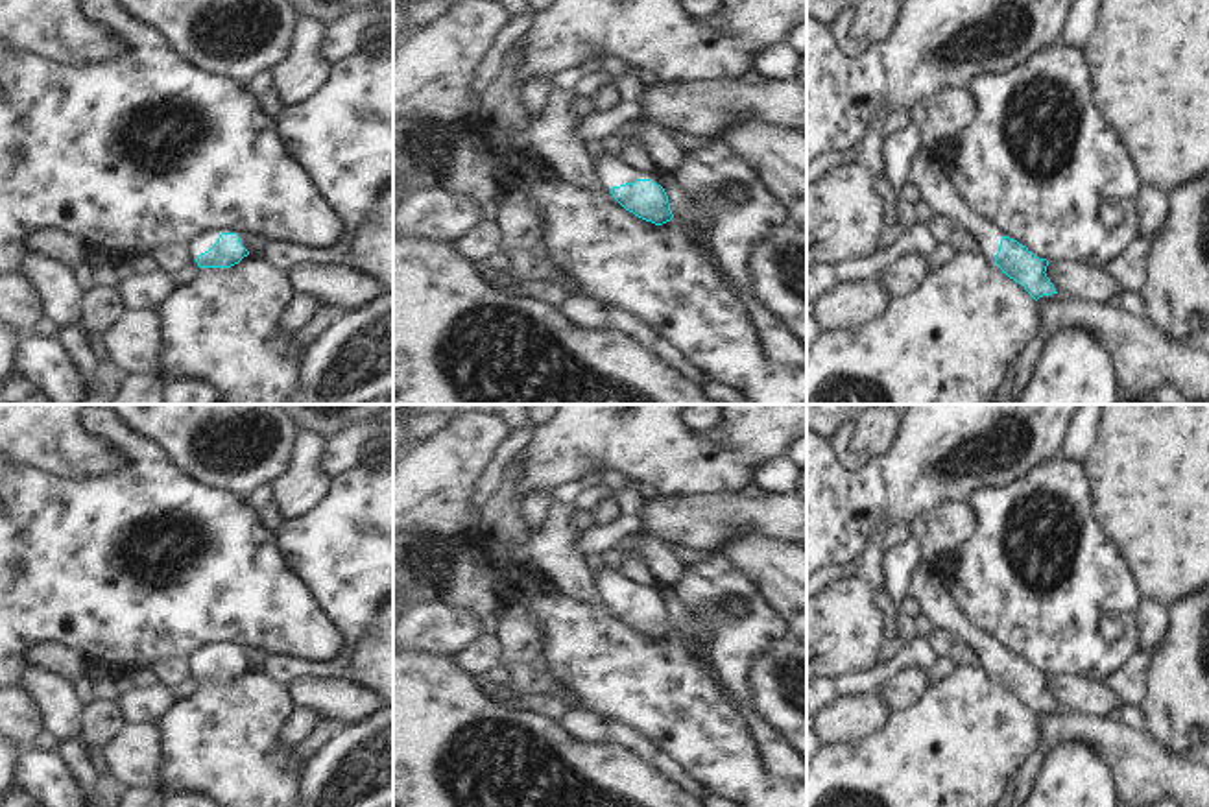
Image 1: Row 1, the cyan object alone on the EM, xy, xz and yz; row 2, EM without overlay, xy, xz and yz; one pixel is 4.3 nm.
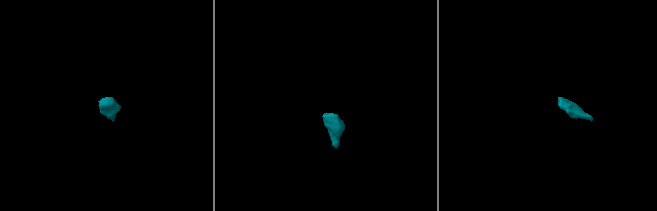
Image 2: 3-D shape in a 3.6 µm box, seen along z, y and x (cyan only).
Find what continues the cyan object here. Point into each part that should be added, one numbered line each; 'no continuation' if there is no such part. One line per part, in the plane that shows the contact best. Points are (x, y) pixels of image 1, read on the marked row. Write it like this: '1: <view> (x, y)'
1: xy (207, 240)

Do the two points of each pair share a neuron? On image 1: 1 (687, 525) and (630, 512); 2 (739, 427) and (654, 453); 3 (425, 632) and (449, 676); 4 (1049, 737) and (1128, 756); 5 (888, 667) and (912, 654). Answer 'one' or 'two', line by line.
1: two
2: one
3: two
4: one
5: one

